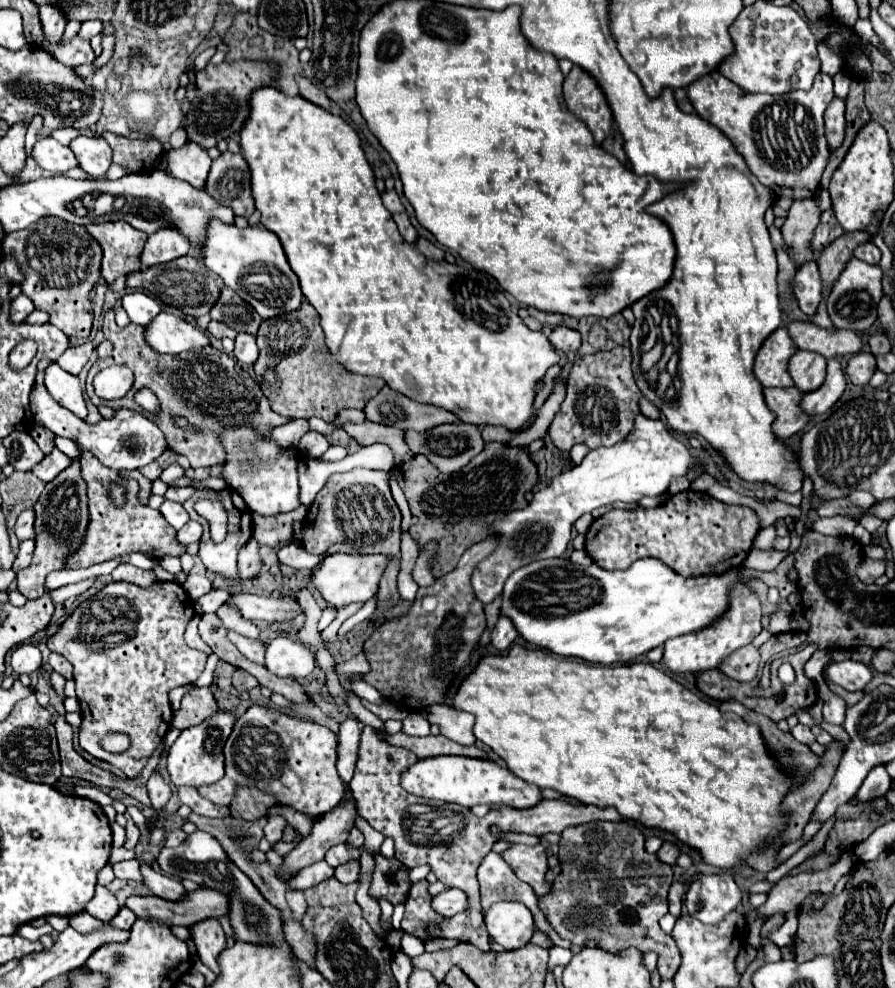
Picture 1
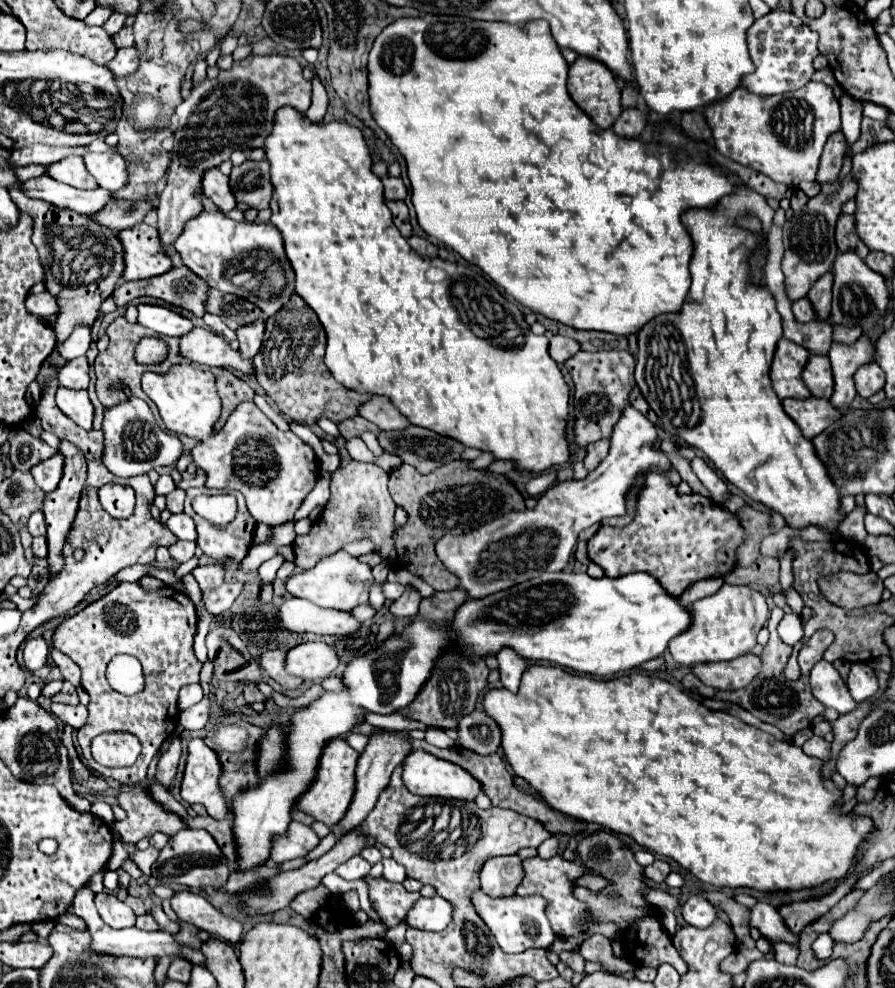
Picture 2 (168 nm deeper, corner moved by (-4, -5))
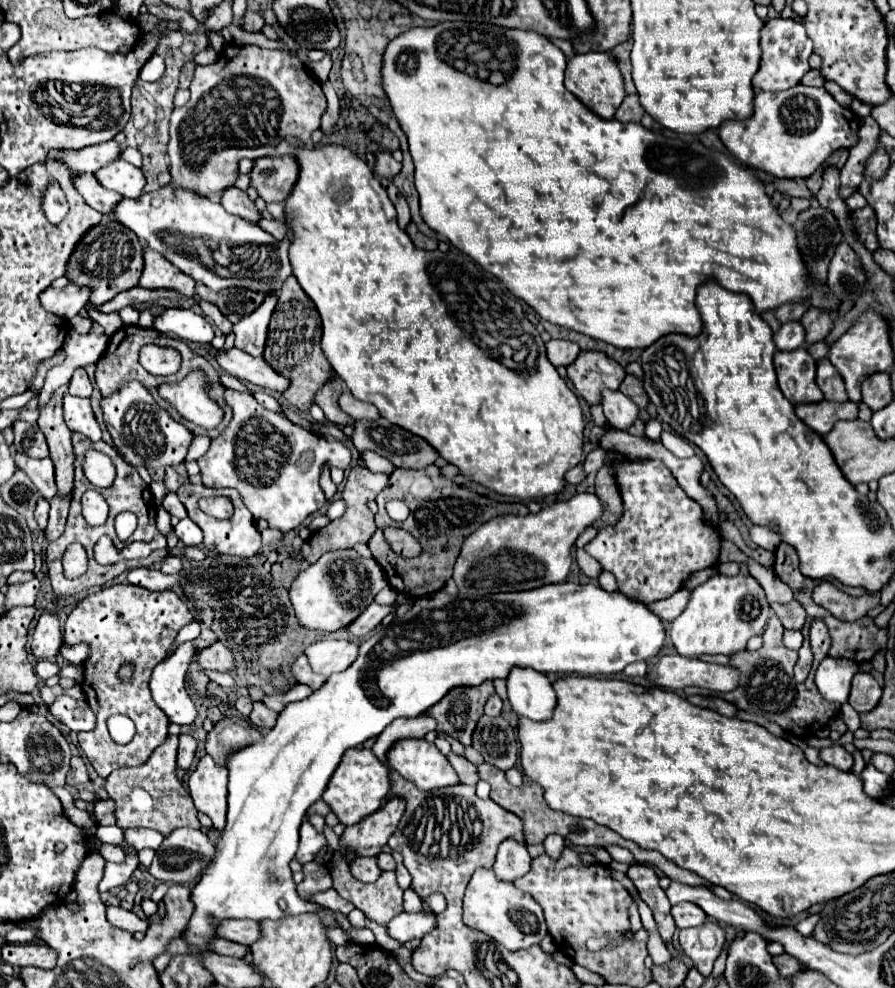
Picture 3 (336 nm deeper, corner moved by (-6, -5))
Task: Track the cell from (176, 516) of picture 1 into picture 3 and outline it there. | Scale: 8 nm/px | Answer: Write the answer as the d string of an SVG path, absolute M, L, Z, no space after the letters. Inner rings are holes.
M190 518L180 520L174 526L174 530L176 530L176 536L180 538L180 542L184 542L186 546L200 546L202 544L202 530Z

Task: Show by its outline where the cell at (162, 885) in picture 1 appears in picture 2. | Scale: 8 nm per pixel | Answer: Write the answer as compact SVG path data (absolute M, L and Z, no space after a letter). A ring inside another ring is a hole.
M176 892L170 902L172 910L182 922L206 930L230 944L236 944L242 938L242 924L234 918L224 916L204 896L192 892Z

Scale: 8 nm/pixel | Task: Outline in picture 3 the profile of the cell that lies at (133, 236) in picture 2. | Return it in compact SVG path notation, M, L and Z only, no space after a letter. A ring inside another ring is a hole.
M150 246L142 248L144 252L144 270L140 276L140 286L144 288L174 288L184 296L194 296L194 280L184 272L178 272L162 254L154 252Z

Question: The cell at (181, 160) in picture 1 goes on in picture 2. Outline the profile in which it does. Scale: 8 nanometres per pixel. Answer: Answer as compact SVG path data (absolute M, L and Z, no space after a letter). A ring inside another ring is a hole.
M212 168L204 174L202 186L204 186L204 194L218 206L220 212L226 214L232 208L236 208L236 198L232 196L228 176L224 176L218 168Z

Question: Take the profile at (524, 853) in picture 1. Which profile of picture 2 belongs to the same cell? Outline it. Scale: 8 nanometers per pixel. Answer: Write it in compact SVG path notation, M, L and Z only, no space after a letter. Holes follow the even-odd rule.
M560 854L550 858L550 860L544 860L544 858L536 856L536 858L524 860L524 872L526 872L526 876L524 876L522 884L516 888L516 894L518 896L540 894L542 898L546 898L550 902L548 908L546 908L546 916L548 916L550 926L552 926L552 930L558 938L580 936L582 926L588 924L588 922L594 922L594 918L586 910L586 904L576 900L574 894L572 894L572 890L576 886L576 880L586 874L586 868L580 862L568 862Z

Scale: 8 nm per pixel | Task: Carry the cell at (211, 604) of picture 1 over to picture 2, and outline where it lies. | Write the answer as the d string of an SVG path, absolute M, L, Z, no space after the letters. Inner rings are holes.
M276 554L274 558L264 562L258 569L259 575L263 581L263 583L272 583L276 578L276 573L278 569L284 562L284 558Z

